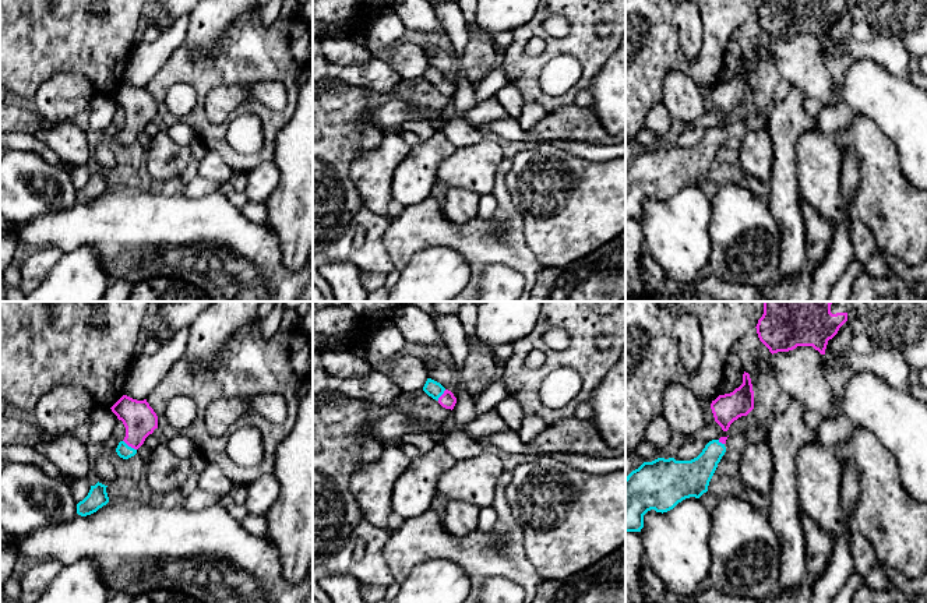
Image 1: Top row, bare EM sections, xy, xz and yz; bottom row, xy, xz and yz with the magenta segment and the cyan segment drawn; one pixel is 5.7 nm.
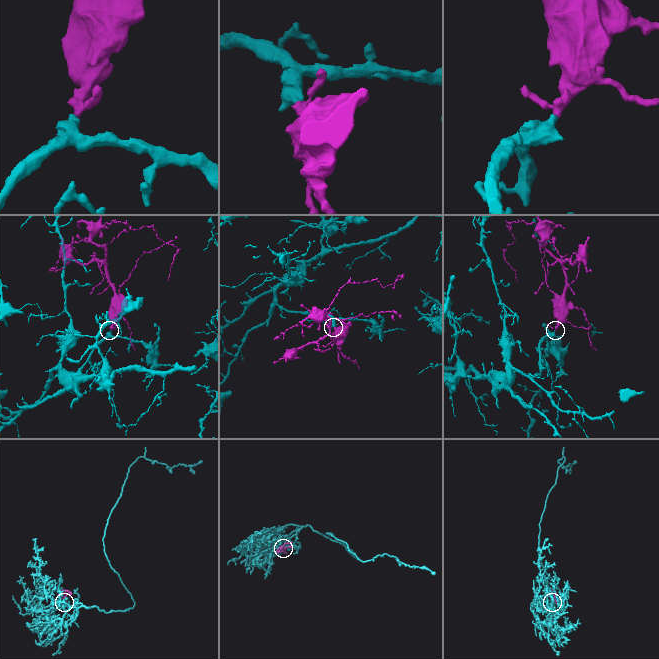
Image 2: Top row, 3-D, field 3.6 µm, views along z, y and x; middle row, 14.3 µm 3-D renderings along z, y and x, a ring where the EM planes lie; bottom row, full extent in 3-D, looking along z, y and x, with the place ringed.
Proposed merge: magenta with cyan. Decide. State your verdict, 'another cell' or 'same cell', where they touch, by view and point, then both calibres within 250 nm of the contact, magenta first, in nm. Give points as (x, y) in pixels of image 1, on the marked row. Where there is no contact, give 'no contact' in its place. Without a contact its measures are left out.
same cell | xy (130, 445) | 190/80 nm

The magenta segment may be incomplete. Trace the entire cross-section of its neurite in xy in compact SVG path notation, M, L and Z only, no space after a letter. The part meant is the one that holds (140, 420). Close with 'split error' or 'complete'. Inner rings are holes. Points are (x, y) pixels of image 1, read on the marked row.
M123 395L110 409L126 427L126 437L119 442L116 452L120 458L128 459L158 429L158 416L147 399L137 401L127 395Z | split error

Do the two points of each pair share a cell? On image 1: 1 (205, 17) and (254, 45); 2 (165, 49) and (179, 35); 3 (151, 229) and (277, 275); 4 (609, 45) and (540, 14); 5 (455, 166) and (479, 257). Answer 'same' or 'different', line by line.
1: different
2: same
3: same
4: same
5: different

